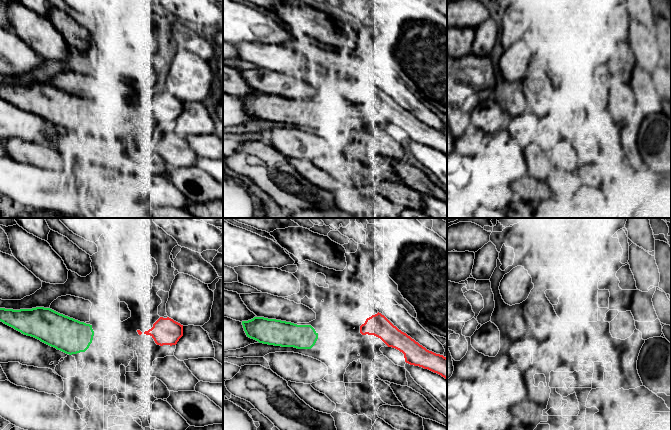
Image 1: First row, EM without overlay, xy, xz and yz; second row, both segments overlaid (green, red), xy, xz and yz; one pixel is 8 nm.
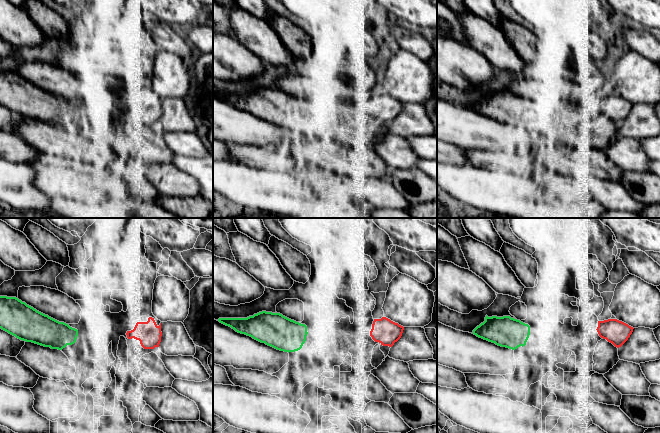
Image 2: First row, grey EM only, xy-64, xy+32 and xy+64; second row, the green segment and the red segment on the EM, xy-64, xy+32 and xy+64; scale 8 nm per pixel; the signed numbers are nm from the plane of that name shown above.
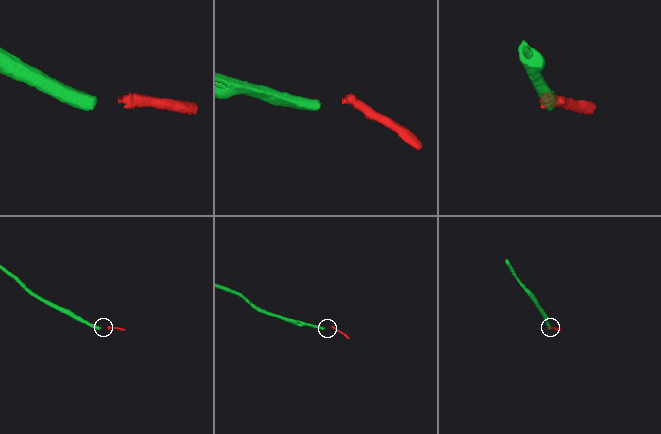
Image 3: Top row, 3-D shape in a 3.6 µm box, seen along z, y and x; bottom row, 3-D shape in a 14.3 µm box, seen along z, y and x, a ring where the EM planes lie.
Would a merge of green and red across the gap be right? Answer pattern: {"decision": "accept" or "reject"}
{"decision": "reject"}

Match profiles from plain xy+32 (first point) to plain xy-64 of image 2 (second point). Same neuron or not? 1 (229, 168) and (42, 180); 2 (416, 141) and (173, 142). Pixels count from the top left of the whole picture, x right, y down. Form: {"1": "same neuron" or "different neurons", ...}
{"1": "different neurons", "2": "same neuron"}

